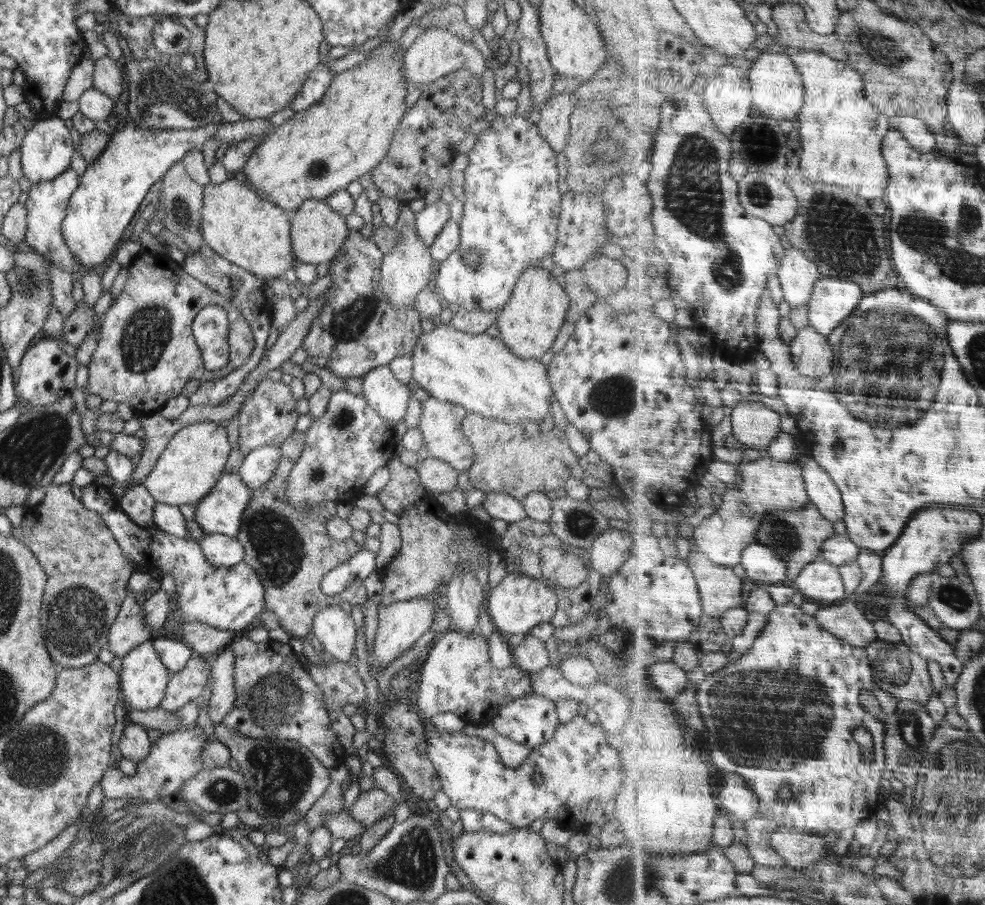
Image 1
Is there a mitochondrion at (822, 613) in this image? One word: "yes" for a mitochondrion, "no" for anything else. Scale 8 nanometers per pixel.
no

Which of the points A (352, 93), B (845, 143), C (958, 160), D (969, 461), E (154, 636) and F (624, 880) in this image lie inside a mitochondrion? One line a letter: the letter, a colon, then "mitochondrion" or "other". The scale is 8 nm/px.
A: other
B: other
C: other
D: other
E: other
F: mitochondrion

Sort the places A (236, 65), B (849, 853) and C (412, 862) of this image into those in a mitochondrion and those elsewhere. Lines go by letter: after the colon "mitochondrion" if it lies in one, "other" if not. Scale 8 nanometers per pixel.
A: other
B: other
C: mitochondrion

